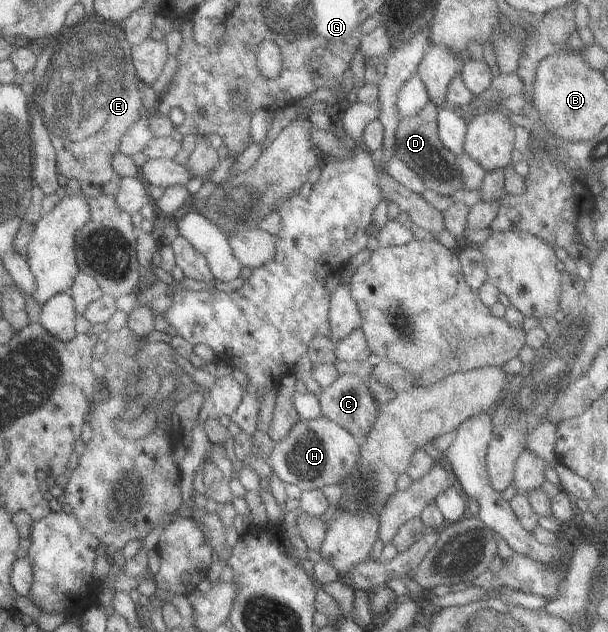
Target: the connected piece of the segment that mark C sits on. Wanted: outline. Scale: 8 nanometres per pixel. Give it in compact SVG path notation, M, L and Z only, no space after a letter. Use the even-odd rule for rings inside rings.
M348 373L338 375L330 385L322 388L317 400L319 401L320 416L341 425L344 431L351 433L359 442L366 437L378 417L378 407L366 387L365 380L356 375L348 375Z

